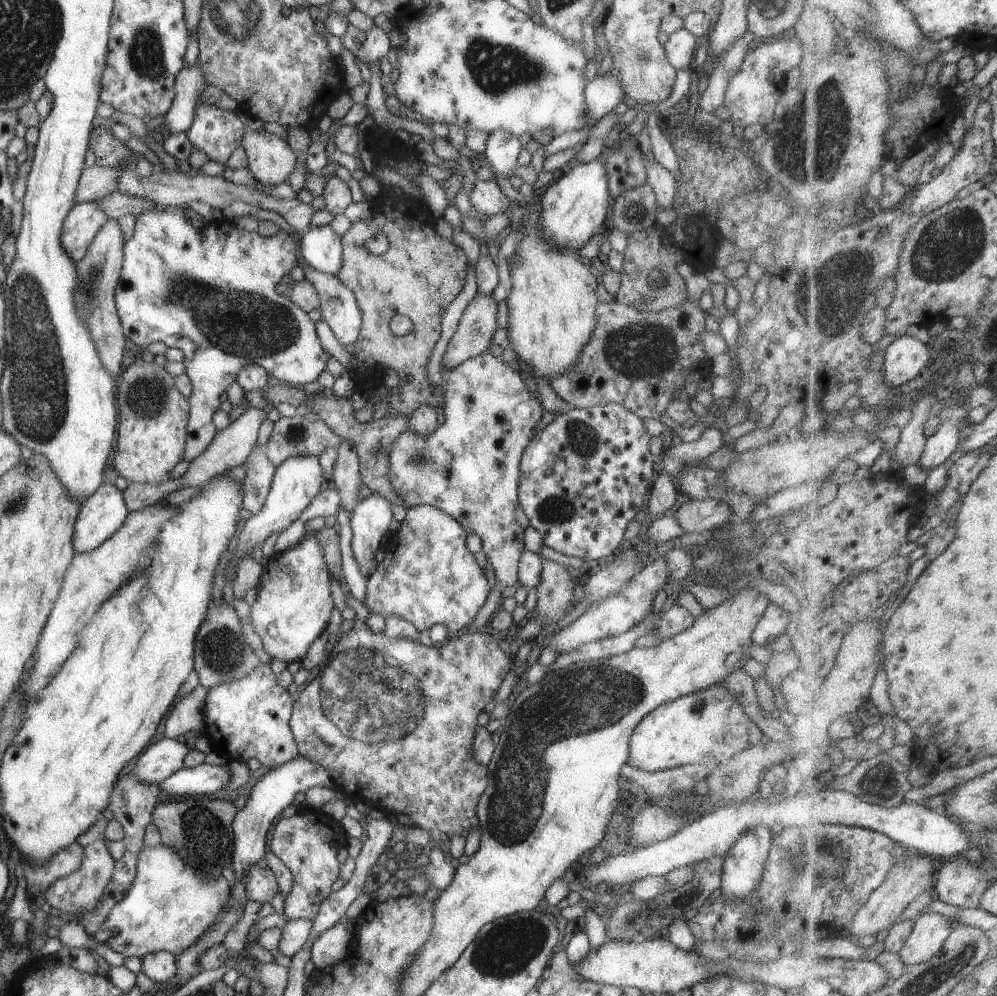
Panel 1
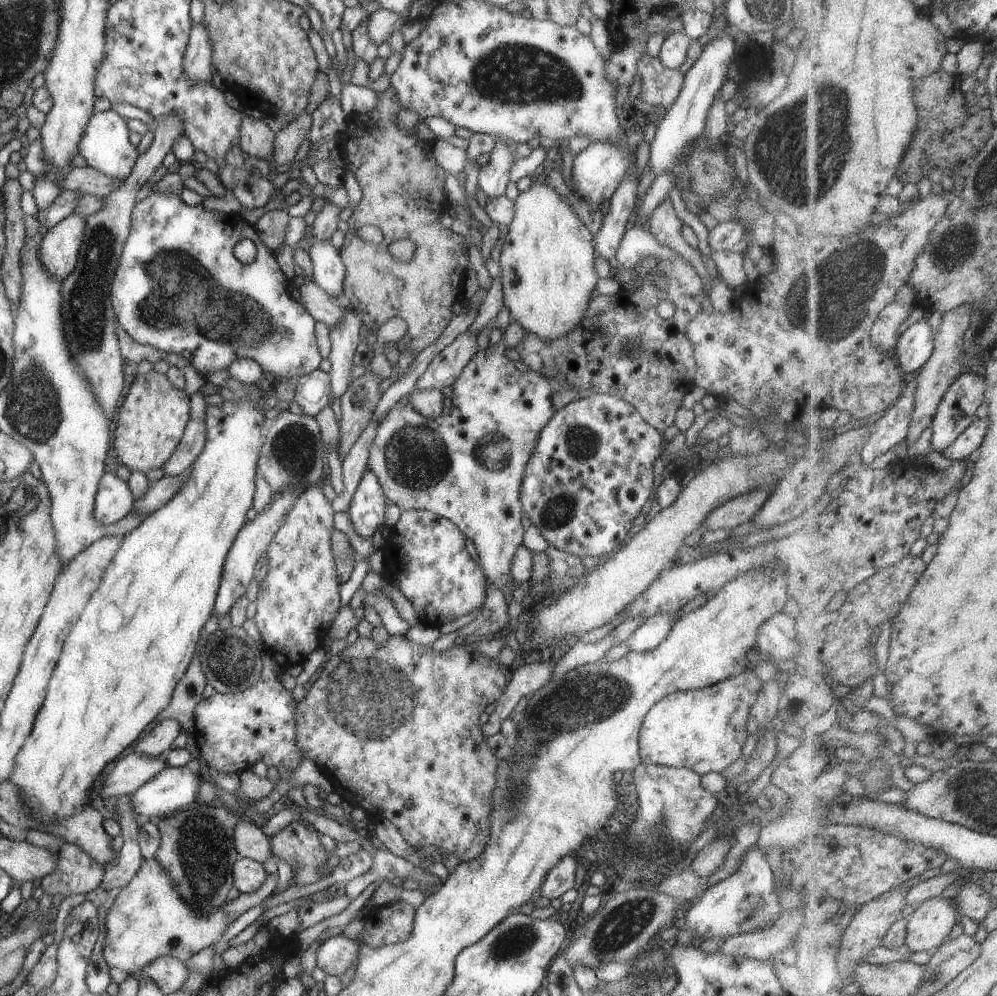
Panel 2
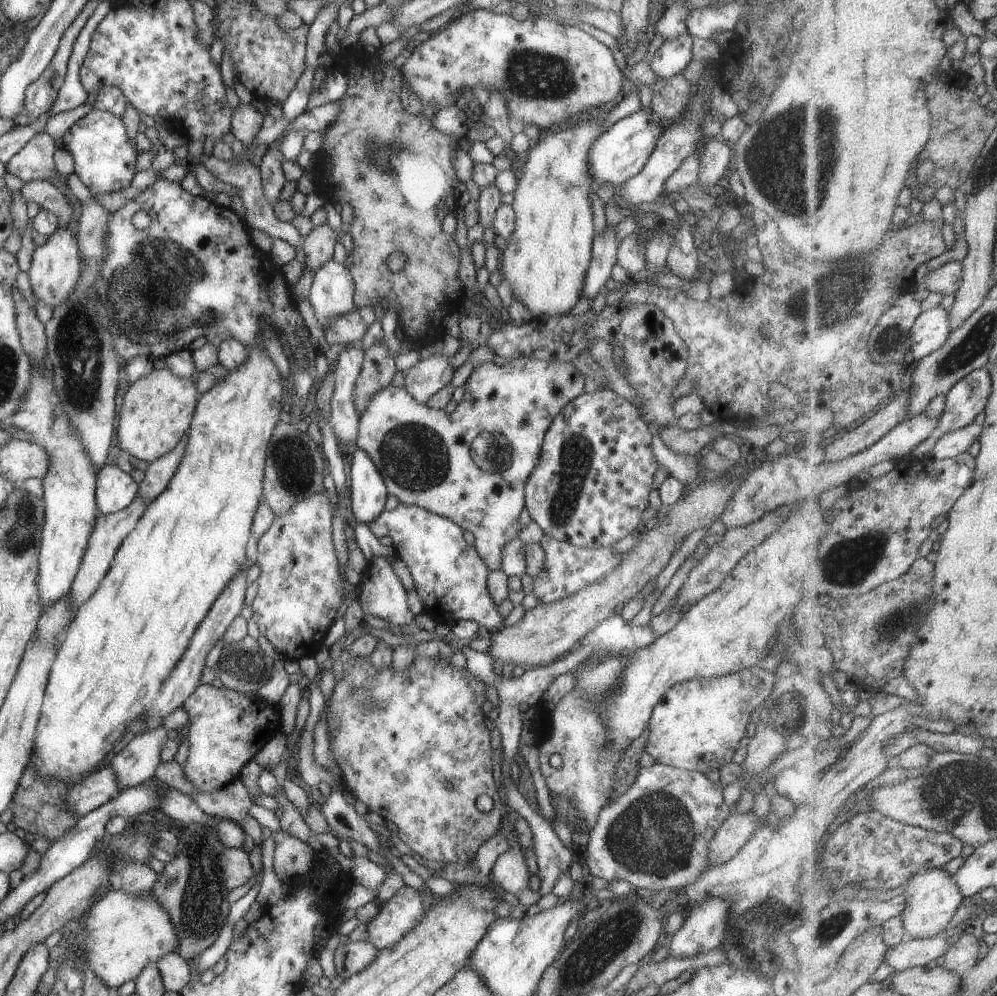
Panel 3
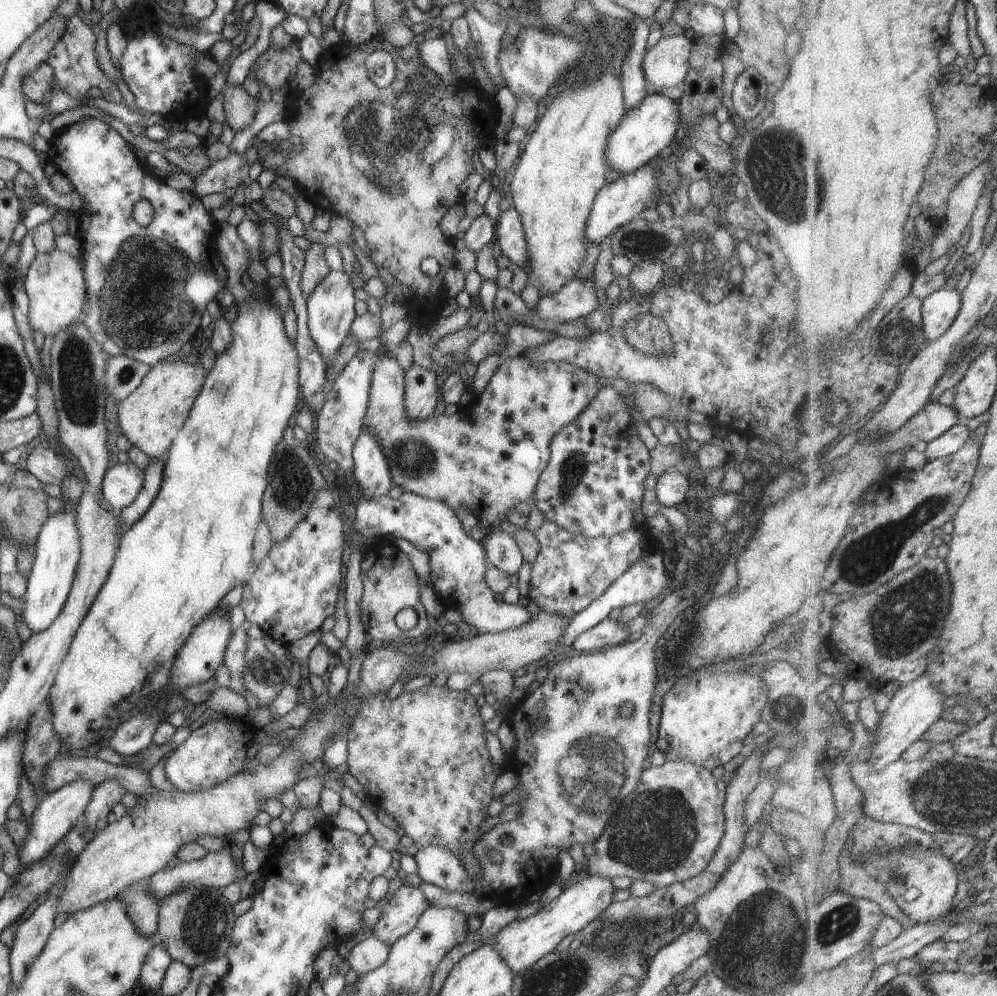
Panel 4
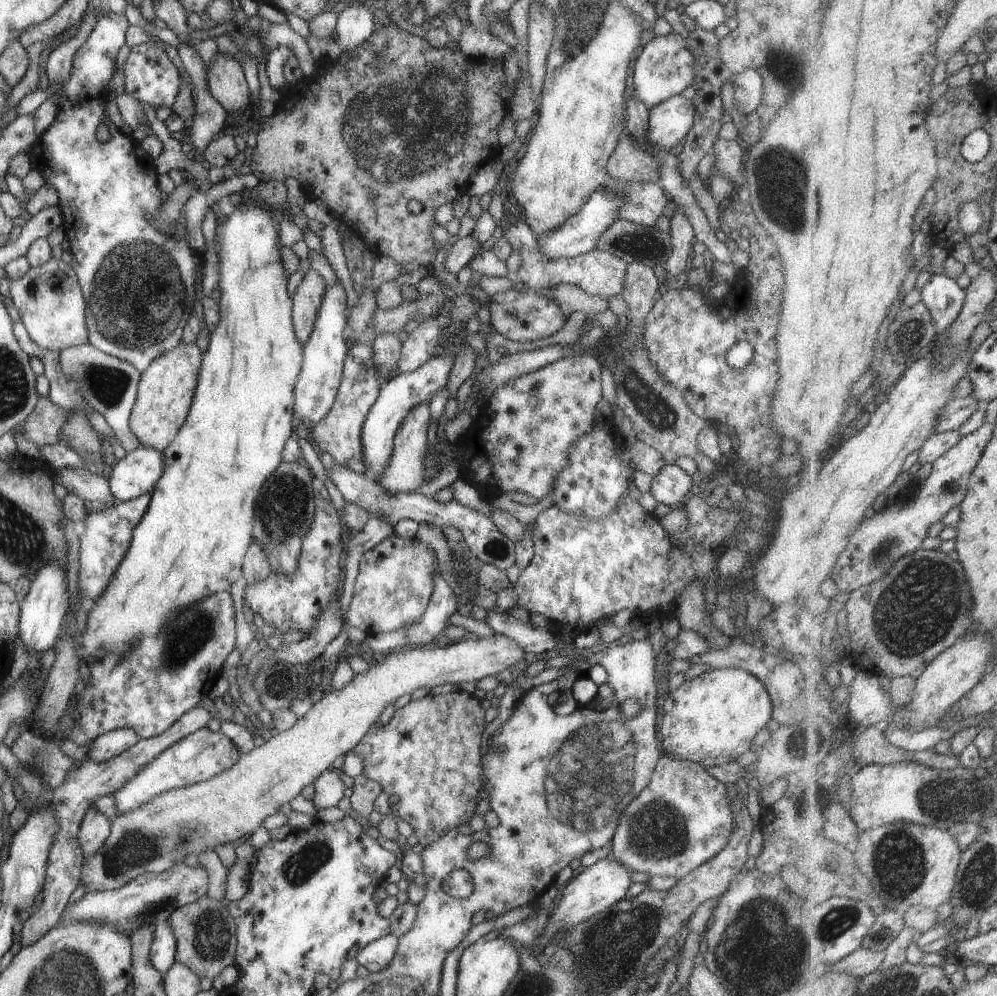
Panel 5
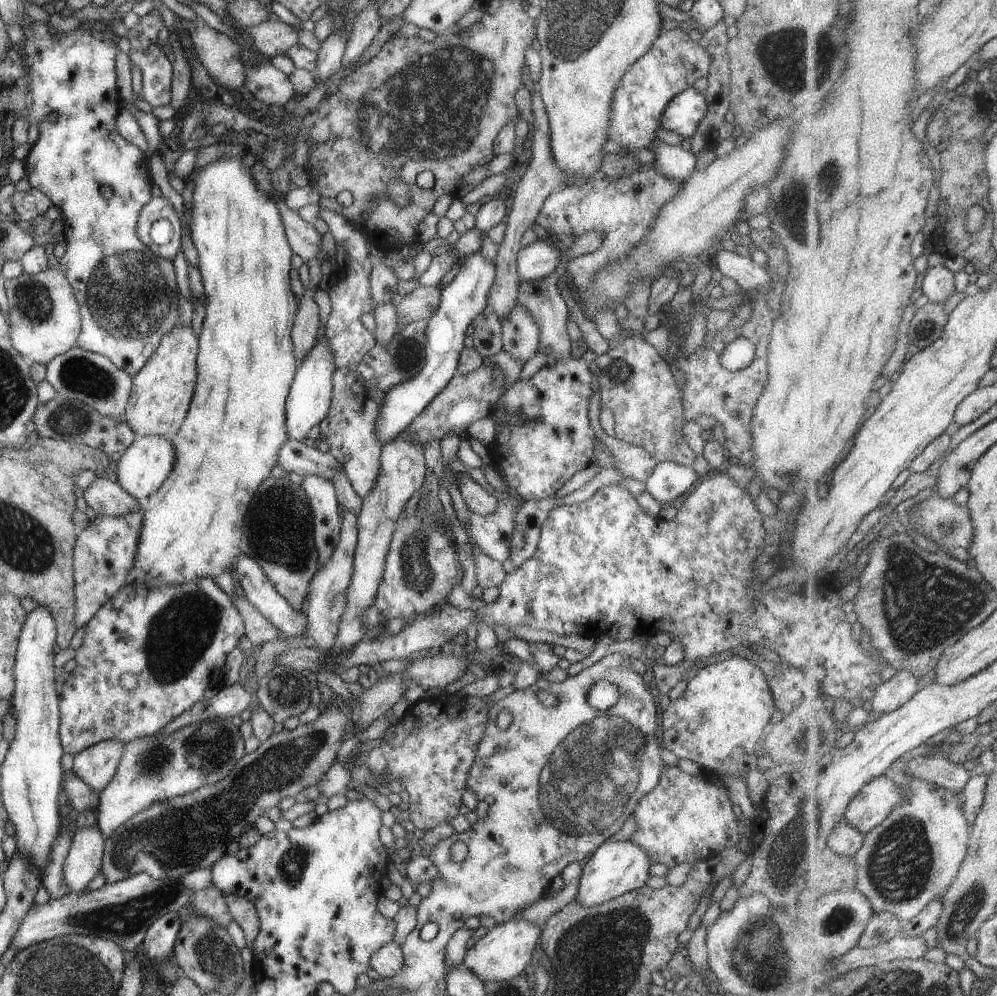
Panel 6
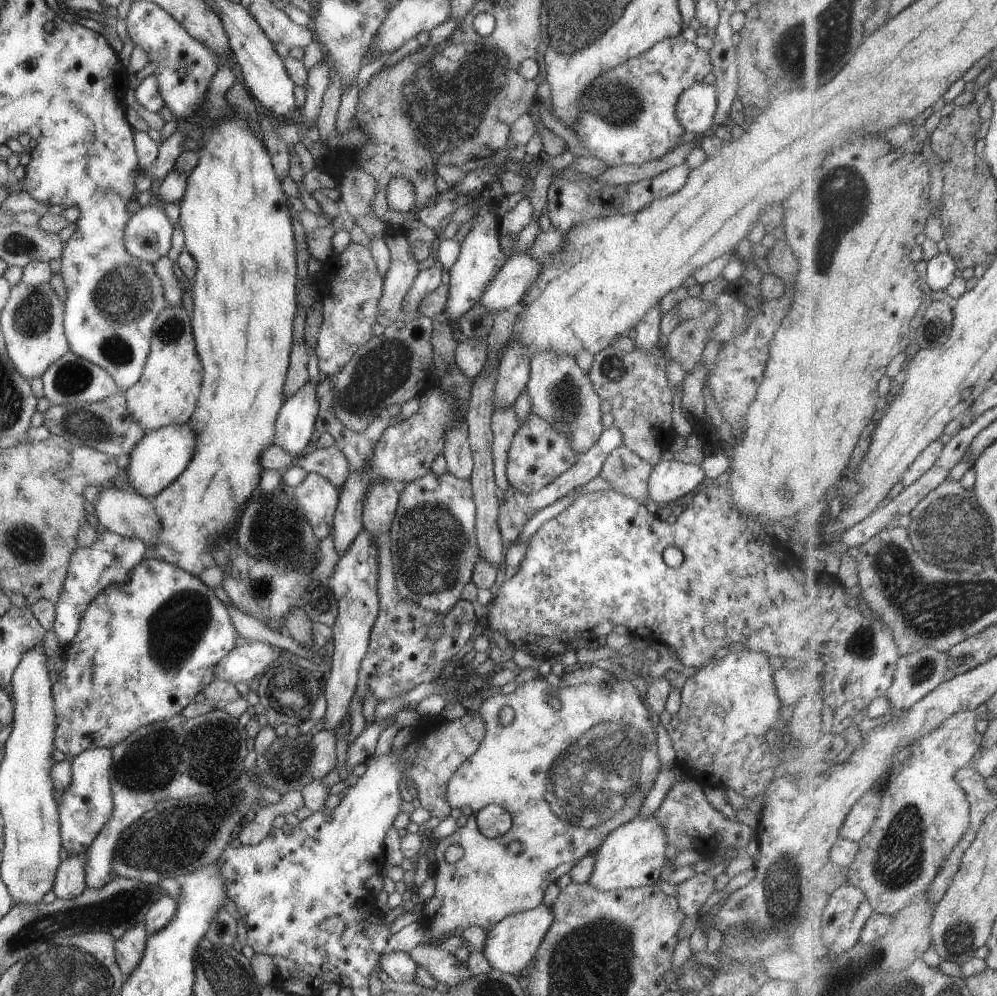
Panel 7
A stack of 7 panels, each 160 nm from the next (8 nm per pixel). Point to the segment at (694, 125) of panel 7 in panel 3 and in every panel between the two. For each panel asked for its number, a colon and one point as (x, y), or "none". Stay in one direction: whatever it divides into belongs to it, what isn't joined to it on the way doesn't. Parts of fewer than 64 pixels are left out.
3: (620, 151)
4: (643, 132)
5: (668, 122)
6: (682, 113)

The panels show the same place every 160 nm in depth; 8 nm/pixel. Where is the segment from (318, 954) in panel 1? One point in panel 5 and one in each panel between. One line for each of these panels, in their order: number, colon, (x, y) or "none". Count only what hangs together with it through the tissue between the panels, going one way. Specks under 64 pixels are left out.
2: (335, 955)
3: (349, 958)
4: (369, 954)
5: (374, 957)

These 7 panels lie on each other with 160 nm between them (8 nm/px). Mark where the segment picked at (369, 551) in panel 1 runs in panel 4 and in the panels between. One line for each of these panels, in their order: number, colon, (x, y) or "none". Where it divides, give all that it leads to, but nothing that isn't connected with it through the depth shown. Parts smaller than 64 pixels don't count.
2: (367, 503)
3: (367, 490)
4: (370, 470)

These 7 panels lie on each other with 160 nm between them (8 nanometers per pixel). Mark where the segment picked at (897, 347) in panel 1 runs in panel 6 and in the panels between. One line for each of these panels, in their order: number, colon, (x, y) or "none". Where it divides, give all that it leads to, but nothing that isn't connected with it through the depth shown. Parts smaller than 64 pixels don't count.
2: (916, 345)
3: (933, 328)
4: (940, 310)
5: (945, 298)
6: (938, 285)

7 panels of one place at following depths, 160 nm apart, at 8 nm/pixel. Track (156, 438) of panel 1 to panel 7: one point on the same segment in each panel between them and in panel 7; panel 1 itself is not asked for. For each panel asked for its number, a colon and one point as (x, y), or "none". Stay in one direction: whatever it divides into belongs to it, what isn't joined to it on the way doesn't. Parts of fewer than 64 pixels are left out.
2: (152, 417)
3: (156, 412)
4: (149, 418)
5: (164, 390)
6: (161, 392)
7: (165, 393)

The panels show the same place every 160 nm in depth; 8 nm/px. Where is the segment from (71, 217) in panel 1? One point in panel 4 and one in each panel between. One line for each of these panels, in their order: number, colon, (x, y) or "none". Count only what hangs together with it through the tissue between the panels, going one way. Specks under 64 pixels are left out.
2: (58, 249)
3: (55, 267)
4: (54, 285)

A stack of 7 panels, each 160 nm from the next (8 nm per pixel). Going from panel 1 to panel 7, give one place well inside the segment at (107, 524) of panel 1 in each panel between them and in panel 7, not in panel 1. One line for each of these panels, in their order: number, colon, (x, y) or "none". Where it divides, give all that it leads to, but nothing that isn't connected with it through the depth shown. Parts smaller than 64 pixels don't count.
2: (113, 500)
3: (114, 489)
4: (121, 482)
5: (136, 473)
6: (143, 466)
7: (157, 458)

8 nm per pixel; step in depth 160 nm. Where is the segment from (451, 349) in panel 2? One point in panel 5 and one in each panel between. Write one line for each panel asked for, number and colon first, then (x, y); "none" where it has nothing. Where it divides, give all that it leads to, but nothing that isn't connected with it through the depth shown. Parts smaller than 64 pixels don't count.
3: (423, 379)
4: (420, 385)
5: (404, 472)

